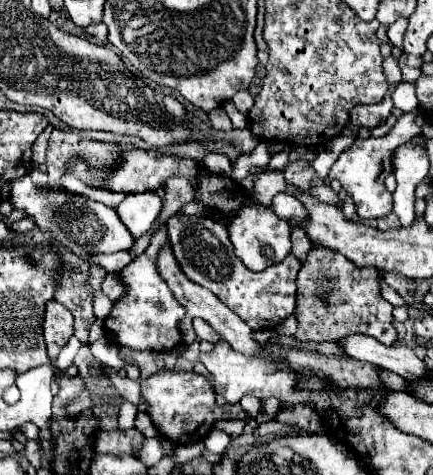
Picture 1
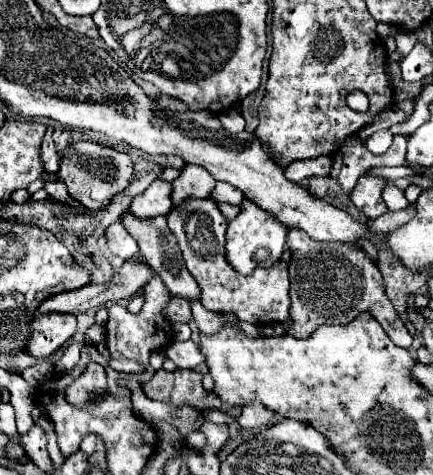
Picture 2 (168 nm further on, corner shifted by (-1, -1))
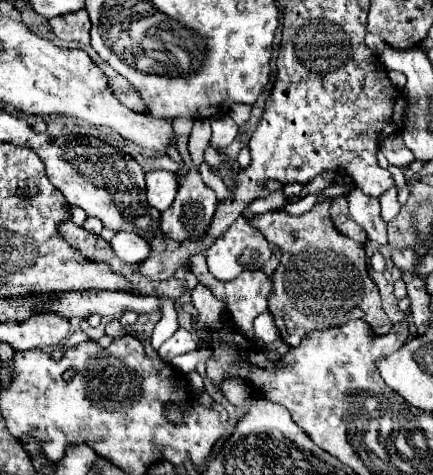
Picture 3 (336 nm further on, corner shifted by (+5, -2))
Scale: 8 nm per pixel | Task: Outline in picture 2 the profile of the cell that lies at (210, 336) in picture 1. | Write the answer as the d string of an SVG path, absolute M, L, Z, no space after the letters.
M170 297L170 305L166 305L166 317L176 323L188 323L192 319L192 311L190 311L190 303L186 303L186 299L178 299L178 297Z

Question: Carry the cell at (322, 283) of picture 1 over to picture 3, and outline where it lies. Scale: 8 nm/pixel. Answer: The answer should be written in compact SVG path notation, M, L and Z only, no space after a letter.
M330 202L316 204L302 216L268 212L252 218L252 224L256 224L266 240L282 252L282 262L274 272L270 312L280 328L282 340L290 346L300 344L312 330L342 326L354 318L366 320L374 334L380 336L392 328L392 322L384 316L378 288L368 276L364 248L334 228L328 216L328 204Z

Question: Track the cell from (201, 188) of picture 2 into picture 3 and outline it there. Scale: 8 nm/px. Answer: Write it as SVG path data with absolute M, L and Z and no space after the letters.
M196 120L190 134L190 158L196 168L204 162L204 150L210 144L210 120Z

